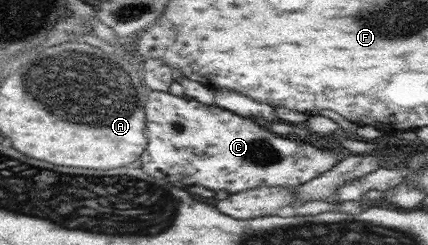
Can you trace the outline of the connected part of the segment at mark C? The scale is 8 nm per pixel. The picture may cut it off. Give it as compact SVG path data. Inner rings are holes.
M150 90L145 105L147 148L140 156L141 168L145 174L179 188L198 184L209 190L227 190L231 195L243 190L261 186L297 188L316 176L331 170L344 155L339 150L318 144L316 139L299 140L273 134L267 125L255 119L237 116L220 106L205 106L202 102L187 96L175 96L169 91Z

